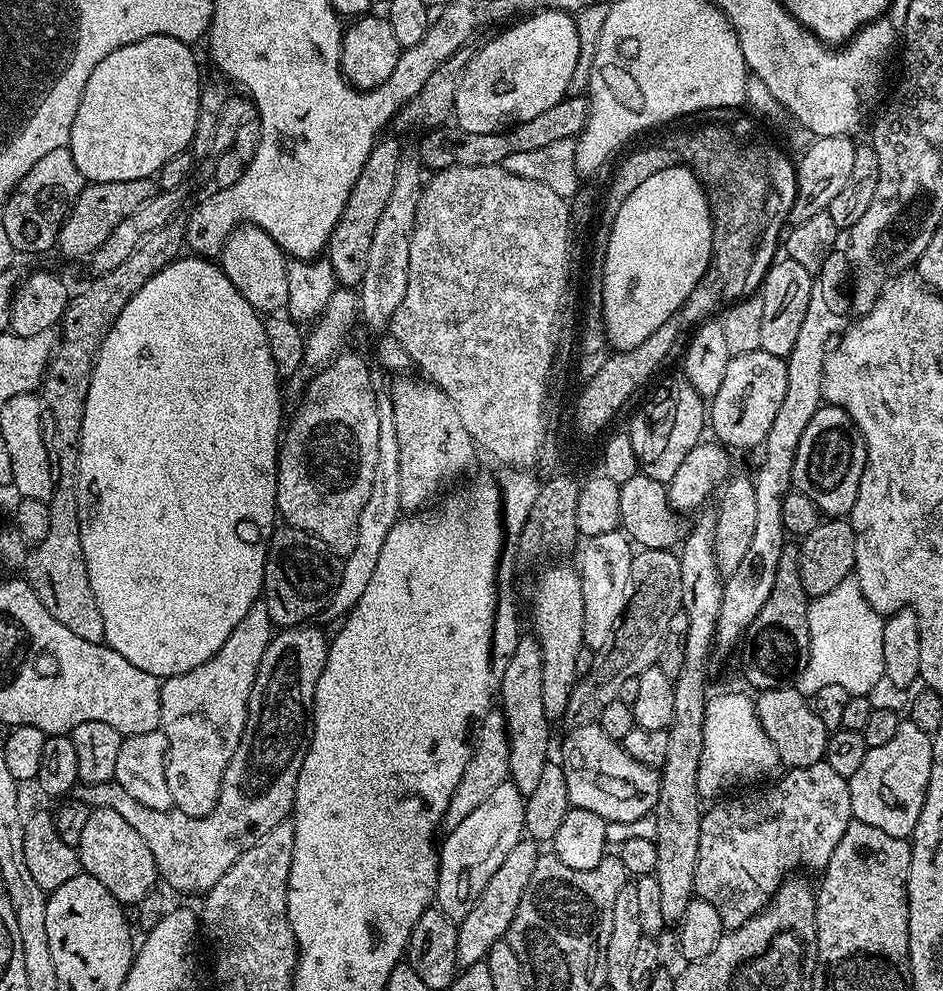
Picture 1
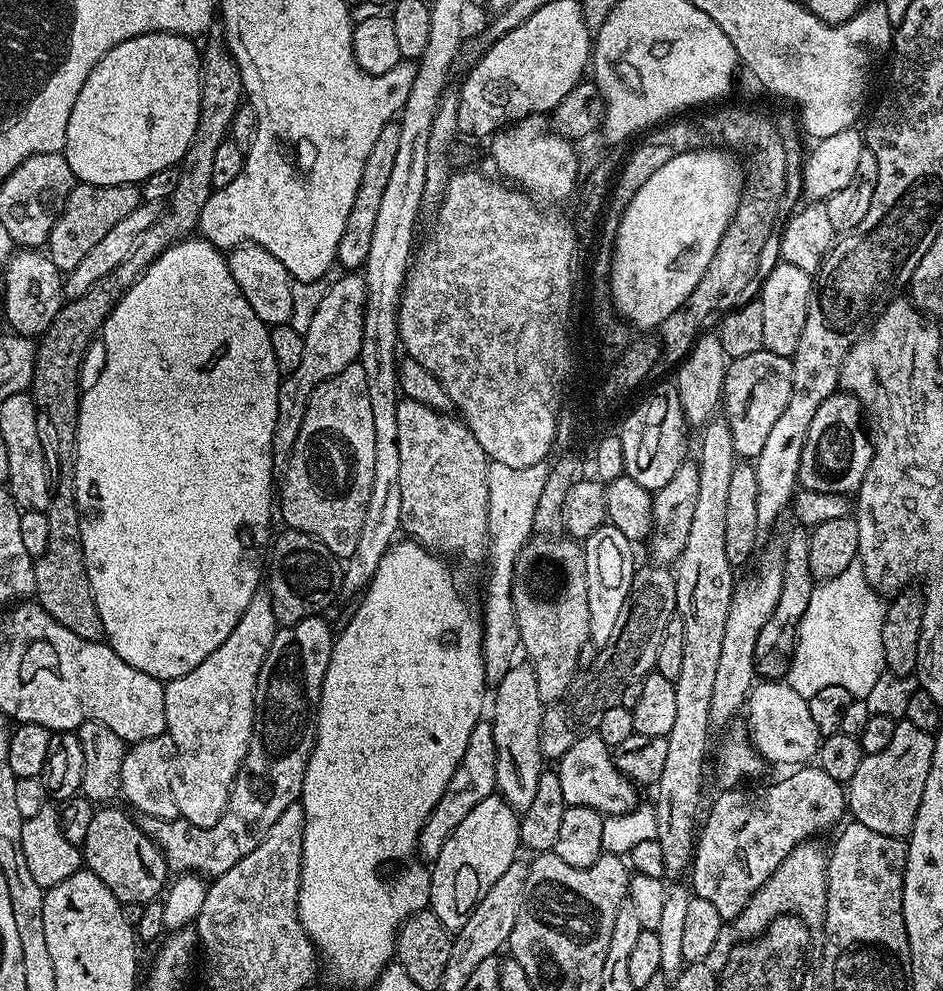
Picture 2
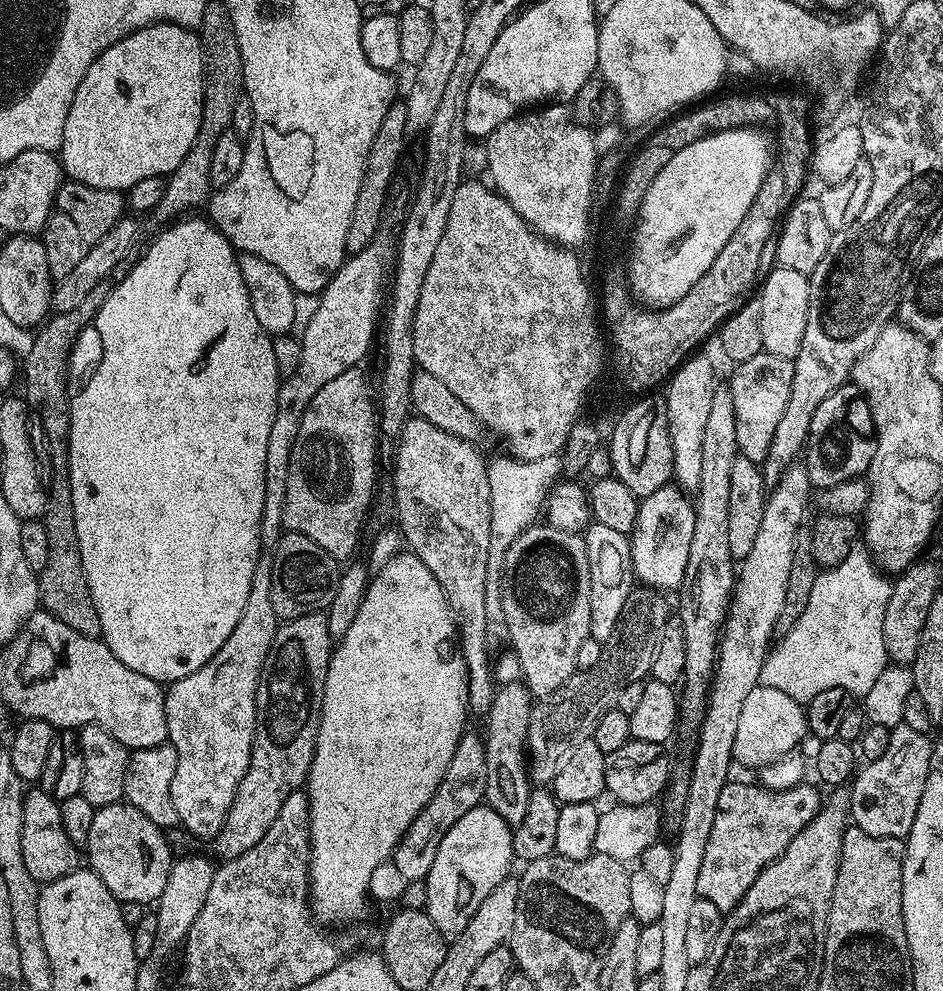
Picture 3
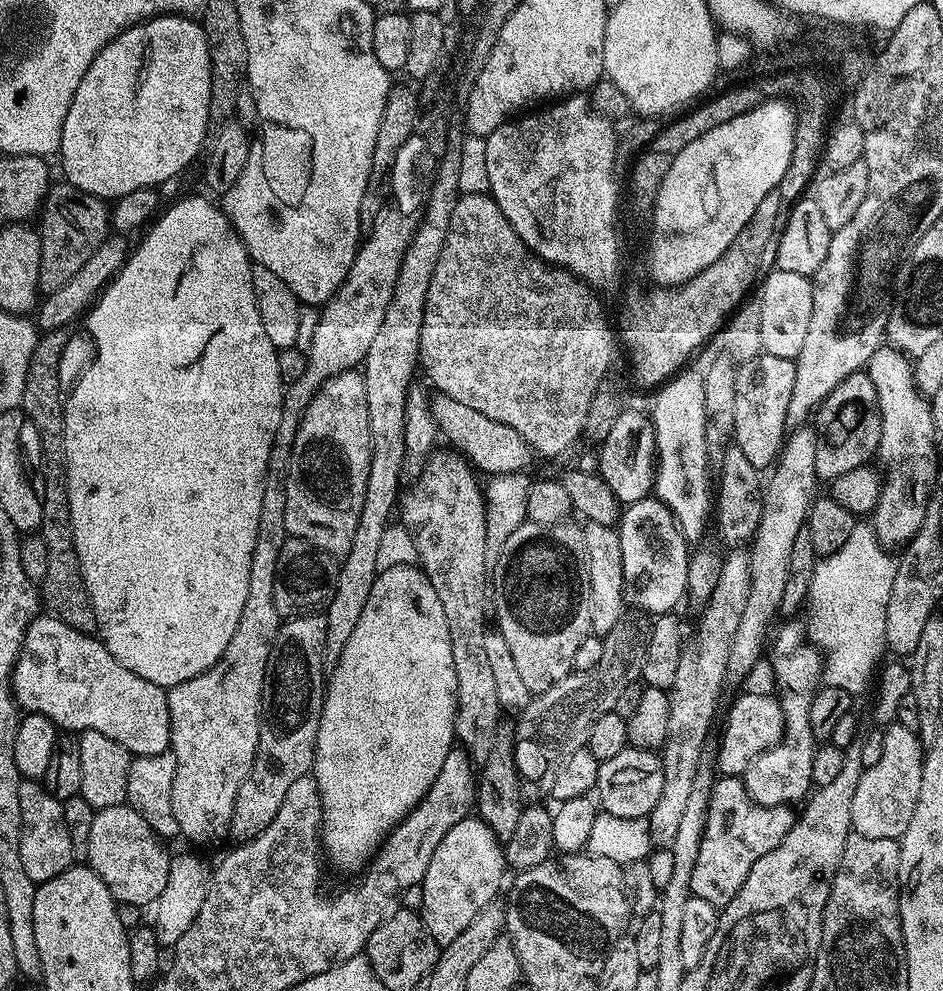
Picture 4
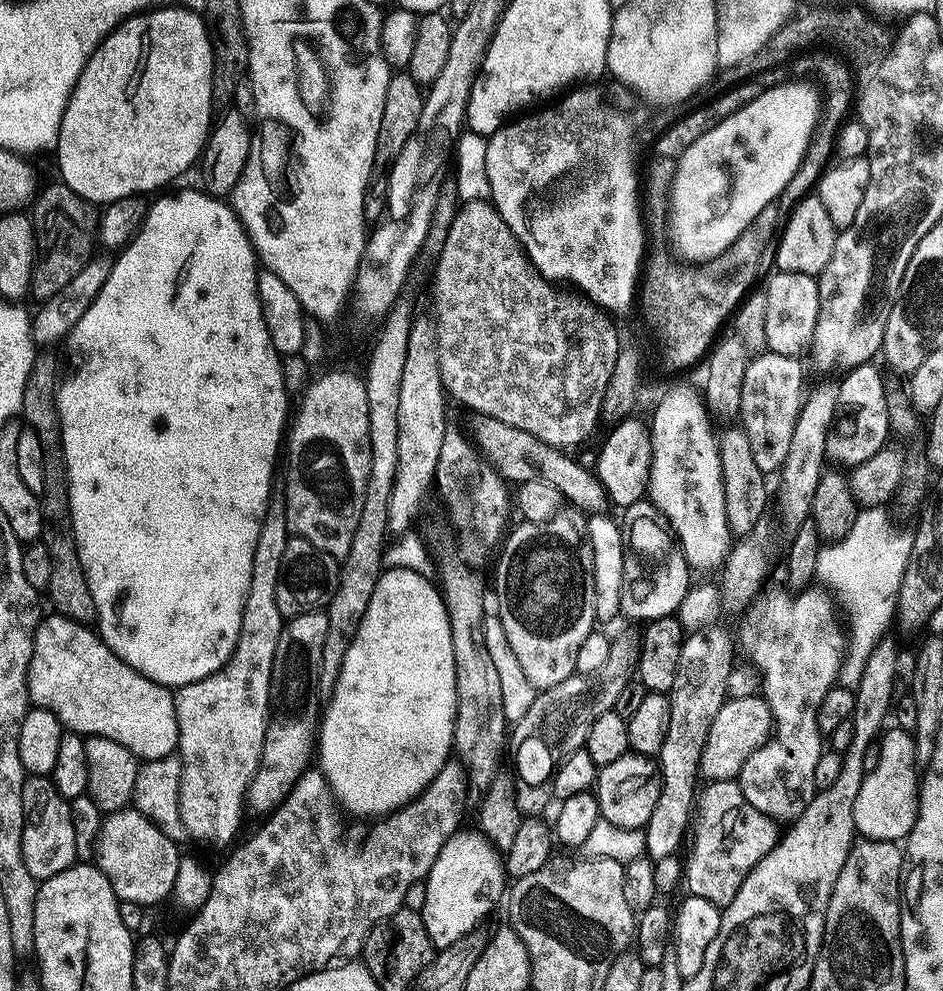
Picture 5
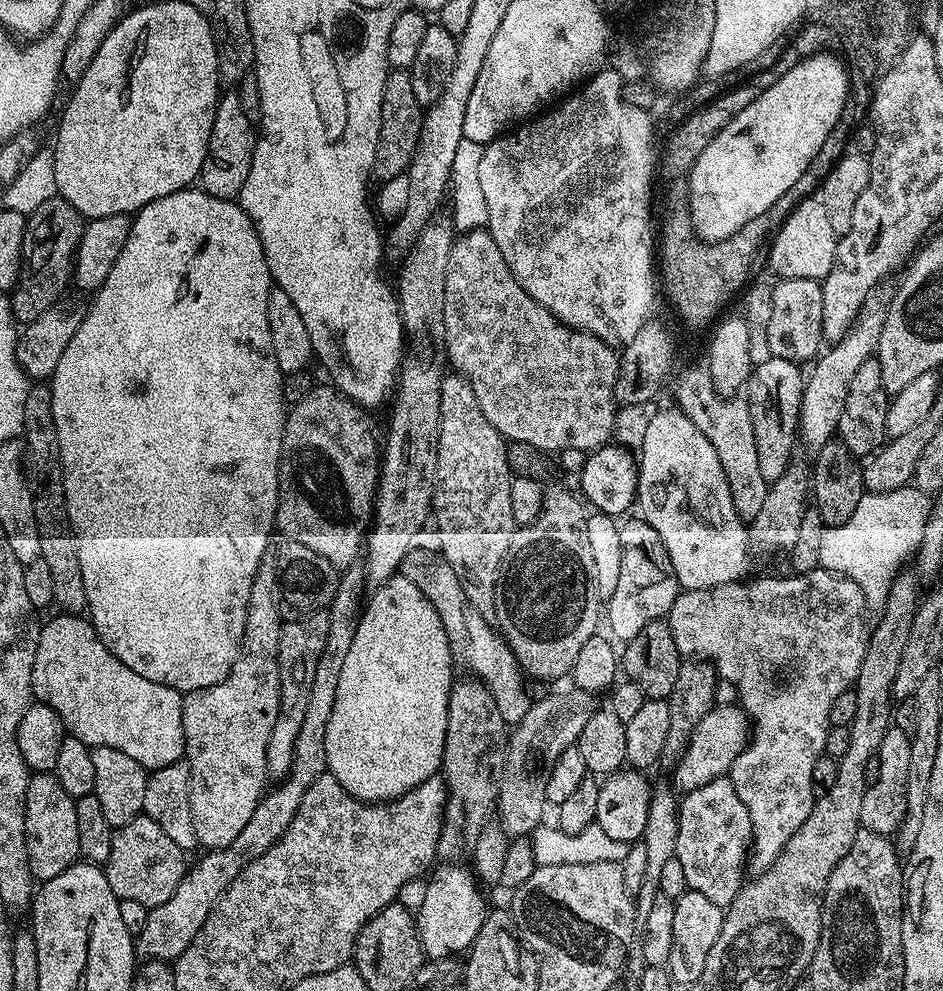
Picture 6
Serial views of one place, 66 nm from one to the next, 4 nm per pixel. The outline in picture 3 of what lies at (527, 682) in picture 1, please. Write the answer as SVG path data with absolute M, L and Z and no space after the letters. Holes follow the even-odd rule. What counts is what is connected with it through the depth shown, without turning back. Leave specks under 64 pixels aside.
M523 682L503 684L497 687L496 696L486 717L488 732L483 733L486 750L486 790L484 798L492 808L509 824L515 826L522 822L530 794L534 787L530 779L530 760L526 755L528 747L528 727L530 714L534 707L534 697Z

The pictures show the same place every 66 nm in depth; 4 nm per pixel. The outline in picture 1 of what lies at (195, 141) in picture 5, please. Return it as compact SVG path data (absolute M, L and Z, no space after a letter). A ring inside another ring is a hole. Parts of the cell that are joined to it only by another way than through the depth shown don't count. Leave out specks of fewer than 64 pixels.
M157 34L150 38L134 40L130 46L106 54L94 66L94 74L82 90L78 114L74 114L74 126L70 126L68 149L74 154L74 166L82 170L85 181L130 182L155 177L174 158L174 154L189 151L196 133L200 109L200 68L196 56L183 40L175 40L171 34Z

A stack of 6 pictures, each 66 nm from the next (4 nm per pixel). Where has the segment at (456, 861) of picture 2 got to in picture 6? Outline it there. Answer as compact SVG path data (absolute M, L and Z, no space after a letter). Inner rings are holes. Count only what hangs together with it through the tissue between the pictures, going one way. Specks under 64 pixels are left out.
M448 862L440 866L444 868L437 867L431 873L432 881L423 885L426 899L422 901L420 911L415 913L420 946L424 949L425 957L433 961L455 957L455 952L467 953L486 915L484 900L480 897L482 888L477 877L467 867L464 869L460 866L459 863Z

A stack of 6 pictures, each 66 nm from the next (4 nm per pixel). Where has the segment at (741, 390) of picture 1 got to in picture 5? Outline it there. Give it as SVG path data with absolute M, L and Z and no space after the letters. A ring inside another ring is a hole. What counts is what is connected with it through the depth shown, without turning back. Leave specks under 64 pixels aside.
M761 352L753 355L746 366L746 378L742 378L742 406L738 413L739 423L750 438L750 450L754 453L754 463L758 470L765 474L779 473L786 462L786 454L790 454L790 442L794 438L794 422L798 422L800 405L804 403L804 368L801 361L794 356Z

